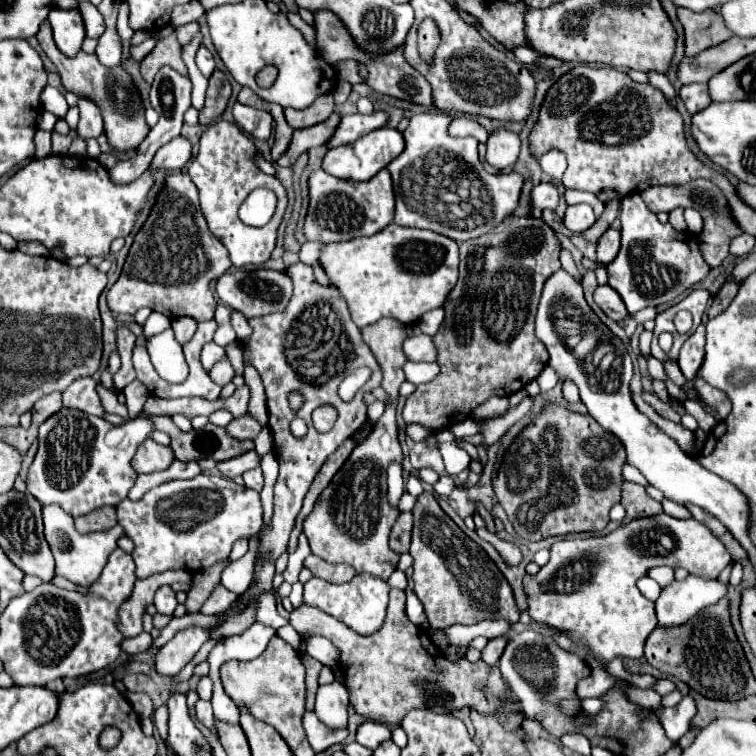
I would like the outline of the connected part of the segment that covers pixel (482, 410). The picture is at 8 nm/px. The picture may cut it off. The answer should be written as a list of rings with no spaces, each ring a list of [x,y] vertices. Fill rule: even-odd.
[[[492,397],[486,403],[482,403],[480,407],[476,407],[470,417],[472,419],[482,419],[482,417],[490,417],[490,415],[498,415],[504,413],[508,409],[508,399],[506,397]]]

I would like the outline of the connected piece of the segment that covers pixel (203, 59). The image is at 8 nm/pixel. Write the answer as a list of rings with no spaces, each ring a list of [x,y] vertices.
[[[204,45],[196,53],[196,63],[198,63],[198,69],[202,71],[204,77],[212,75],[212,71],[214,71],[214,59],[212,59],[212,53]]]

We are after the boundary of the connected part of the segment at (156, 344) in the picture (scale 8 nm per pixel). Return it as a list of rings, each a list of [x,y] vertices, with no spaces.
[[[172,327],[146,337],[146,349],[158,375],[168,383],[182,383],[188,377],[188,365],[184,361],[182,345],[176,341]]]

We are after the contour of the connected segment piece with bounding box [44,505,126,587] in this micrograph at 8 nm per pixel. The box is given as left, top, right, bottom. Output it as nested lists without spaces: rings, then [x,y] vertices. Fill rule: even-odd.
[[[58,505],[44,507],[44,533],[46,533],[48,545],[50,545],[52,553],[54,553],[54,559],[56,559],[56,573],[66,577],[68,581],[84,585],[84,587],[98,581],[104,565],[108,563],[108,555],[118,547],[116,541],[126,535],[124,527],[120,527],[120,525],[114,525],[108,531],[80,535],[74,529],[74,519],[68,517],[68,513],[64,513]]]

